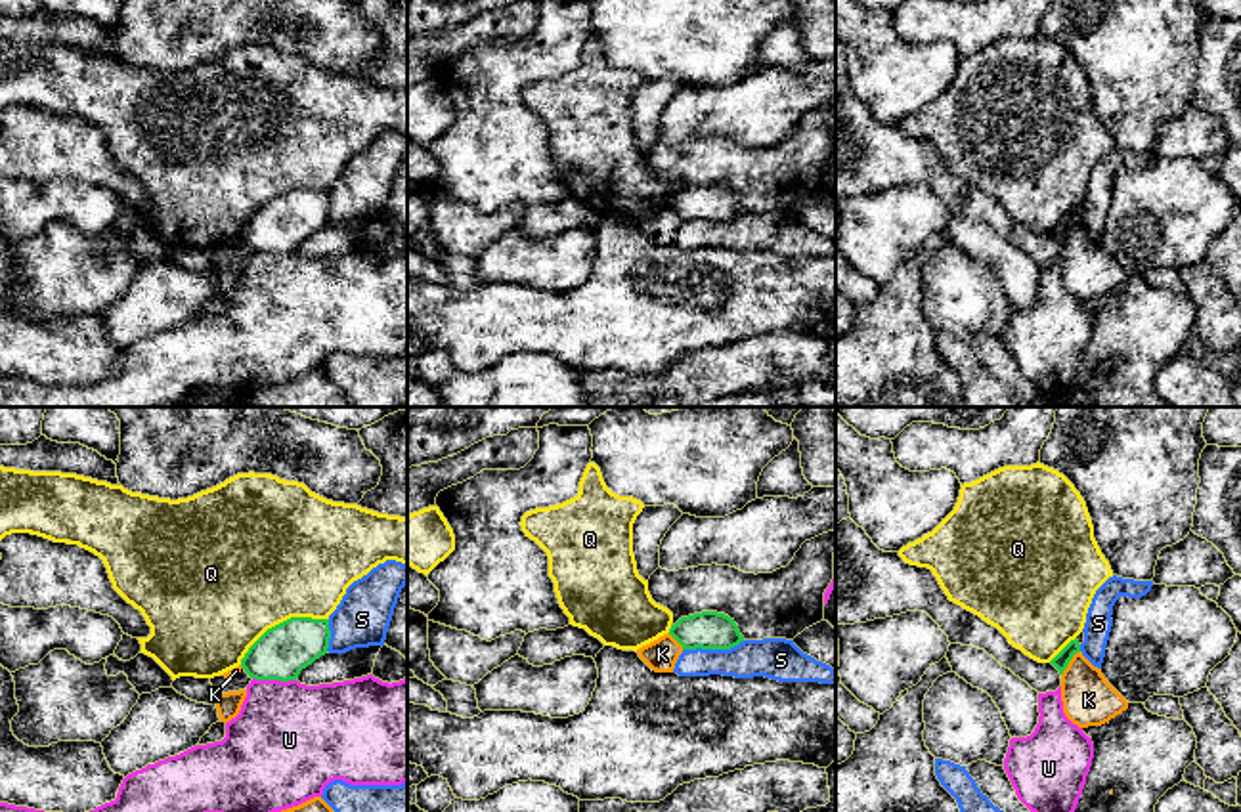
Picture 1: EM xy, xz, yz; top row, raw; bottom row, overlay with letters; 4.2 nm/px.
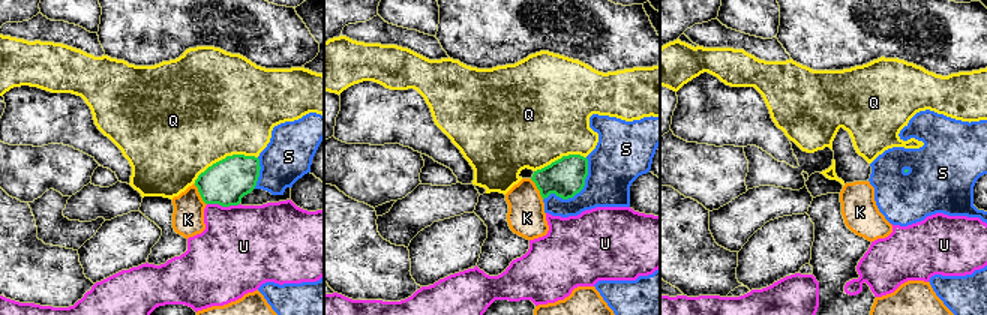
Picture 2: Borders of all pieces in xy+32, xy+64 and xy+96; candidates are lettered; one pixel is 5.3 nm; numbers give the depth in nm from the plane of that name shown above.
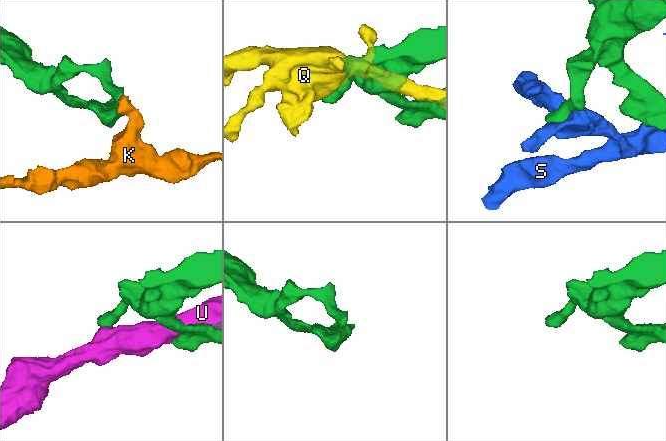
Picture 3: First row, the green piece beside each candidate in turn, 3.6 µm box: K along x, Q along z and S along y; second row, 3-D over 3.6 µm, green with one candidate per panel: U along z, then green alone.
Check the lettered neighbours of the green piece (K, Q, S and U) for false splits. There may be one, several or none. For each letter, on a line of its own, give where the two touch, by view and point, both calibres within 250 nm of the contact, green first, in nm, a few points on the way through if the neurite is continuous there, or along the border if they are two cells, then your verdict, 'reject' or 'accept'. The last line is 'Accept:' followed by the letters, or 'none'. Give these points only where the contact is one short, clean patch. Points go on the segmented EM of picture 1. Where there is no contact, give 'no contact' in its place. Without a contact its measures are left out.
K: yz (1067, 663) | 70/220 nm | along yz (1079, 650), (1062, 675) | reject
Q: xy (280, 623) | 220/500 nm | reject
S: xz (714, 648) | 160/170 nm | reject
U: xy (274, 679) | 220/460 nm | reject
Accept: none

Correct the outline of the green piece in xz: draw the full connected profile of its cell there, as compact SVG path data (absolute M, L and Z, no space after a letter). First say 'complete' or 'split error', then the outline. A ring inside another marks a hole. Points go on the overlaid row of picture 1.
complete; M717 611L681 617L671 625L669 634L683 646L683 650L730 650L744 642L734 619Z

